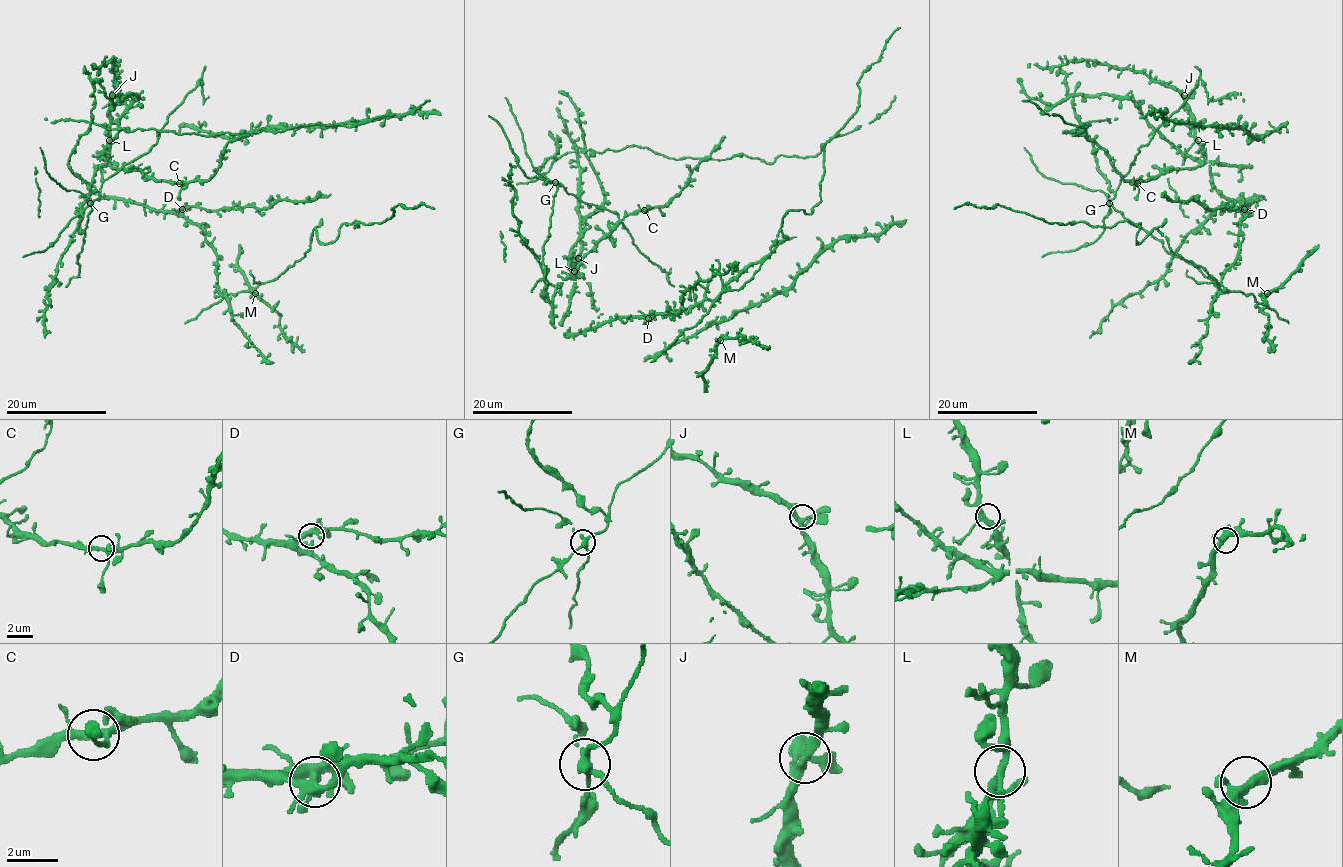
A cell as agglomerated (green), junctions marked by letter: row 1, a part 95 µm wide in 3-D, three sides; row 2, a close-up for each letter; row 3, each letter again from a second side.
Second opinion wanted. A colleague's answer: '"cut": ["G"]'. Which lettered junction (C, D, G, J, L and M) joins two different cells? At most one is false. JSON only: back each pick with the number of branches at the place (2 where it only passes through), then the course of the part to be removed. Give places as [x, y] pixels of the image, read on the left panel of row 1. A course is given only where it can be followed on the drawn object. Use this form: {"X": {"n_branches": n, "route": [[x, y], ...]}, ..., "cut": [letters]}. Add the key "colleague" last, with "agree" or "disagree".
{"G": {"n_branches": 4, "route": [[90, 203], [99, 196], [104, 181], [156, 143], [167, 116], [200, 79], [202, 98], [209, 96]]}, "cut": ["G"], "colleague": "agree"}

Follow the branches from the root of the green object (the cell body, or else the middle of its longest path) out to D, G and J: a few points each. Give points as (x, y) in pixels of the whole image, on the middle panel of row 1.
D: (643, 209), (627, 214), (574, 273), (569, 261), (574, 270), (553, 298), (552, 324), (584, 333), (648, 318)
G: (643, 209), (665, 206), (704, 159), (667, 158), (635, 145), (568, 151), (534, 170), (555, 183)
J: (643, 209), (627, 214), (585, 255), (573, 273), (569, 261), (572, 259), (574, 261), (575, 268), (578, 258)

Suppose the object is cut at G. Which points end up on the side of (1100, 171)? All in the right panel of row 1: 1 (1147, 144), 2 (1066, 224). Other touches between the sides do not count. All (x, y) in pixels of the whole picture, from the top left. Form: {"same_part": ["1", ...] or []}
{"same_part": ["1"]}

